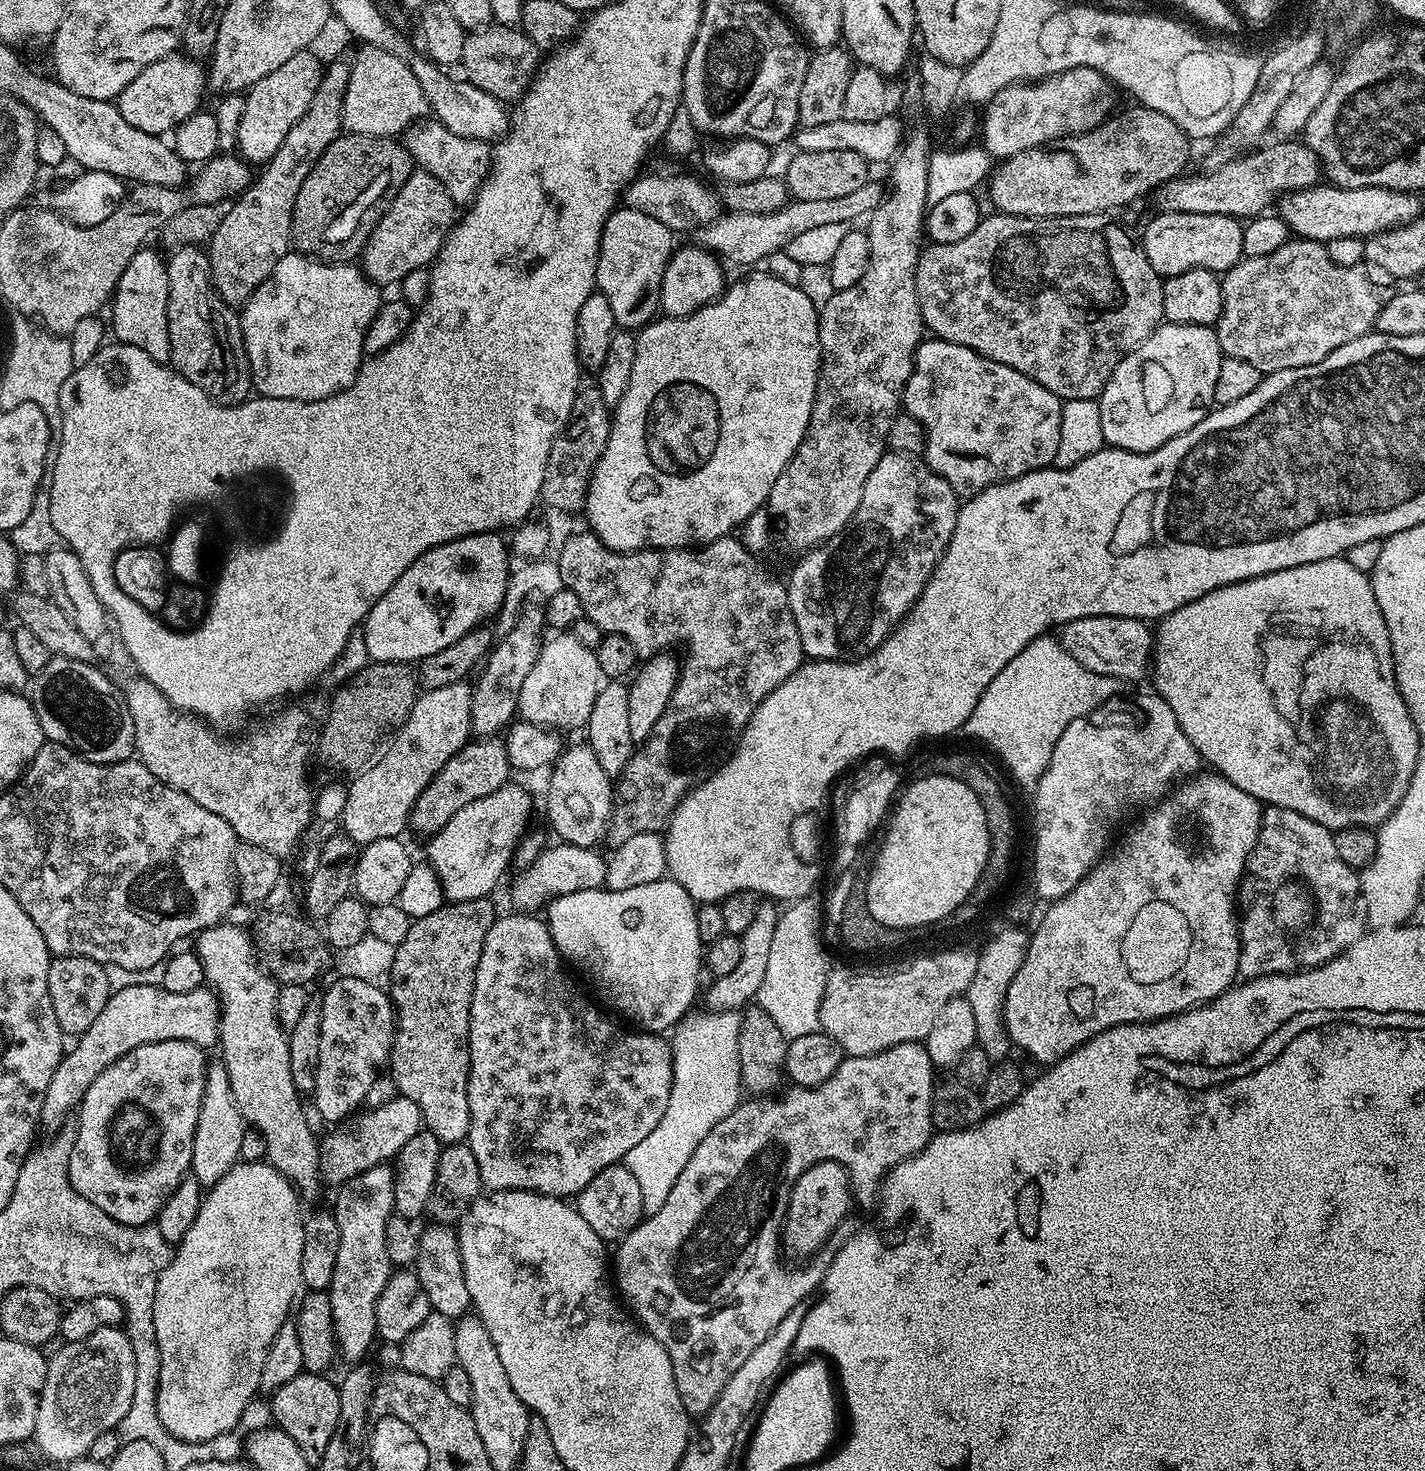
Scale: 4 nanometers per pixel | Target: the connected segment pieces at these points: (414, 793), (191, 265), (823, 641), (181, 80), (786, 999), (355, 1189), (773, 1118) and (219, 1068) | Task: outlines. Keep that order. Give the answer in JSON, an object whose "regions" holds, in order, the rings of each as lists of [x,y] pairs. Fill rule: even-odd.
{"regions":[[[[459,680],[450,686],[438,686],[421,691],[414,702],[414,710],[406,718],[406,722],[401,726],[400,733],[392,739],[384,755],[376,763],[371,764],[367,770],[351,777],[352,782],[347,785],[348,797],[342,817],[343,835],[349,836],[350,839],[358,846],[365,846],[378,839],[390,839],[399,837],[403,828],[409,827],[408,819],[412,813],[414,802],[422,790],[458,754],[464,749],[464,745],[469,743],[473,735],[472,723],[470,722],[470,706],[472,705],[471,683]]],[[[189,246],[186,248],[177,248],[167,257],[166,263],[168,265],[168,333],[170,334],[170,354],[172,359],[170,361],[171,367],[175,368],[180,375],[185,376],[188,381],[194,386],[198,386],[198,390],[202,390],[216,402],[236,402],[241,399],[240,391],[251,385],[252,382],[252,371],[248,368],[248,356],[244,352],[244,335],[240,333],[240,317],[234,311],[227,299],[221,296],[216,291],[215,286],[212,284],[212,267],[208,265],[208,258],[205,249],[200,246]]],[[[885,451],[878,466],[874,466],[874,470],[870,470],[870,478],[866,478],[866,490],[862,490],[862,502],[858,502],[858,510],[853,514],[850,523],[841,532],[830,537],[826,543],[819,544],[817,548],[809,548],[797,559],[800,561],[793,566],[792,573],[786,576],[790,610],[794,614],[794,622],[798,626],[798,634],[802,638],[805,657],[812,660],[843,660],[859,658],[873,652],[891,634],[892,629],[912,611],[954,534],[954,522],[958,522],[960,505],[961,501],[958,499],[956,491],[950,486],[950,482],[946,482],[946,478],[933,472],[923,459],[908,456],[904,452]]],[[[173,54],[146,66],[146,70],[142,70],[142,74],[138,74],[138,78],[134,78],[134,82],[120,92],[115,105],[135,129],[163,137],[198,111],[204,92],[205,65],[187,54]]],[[[815,895],[791,901],[779,913],[774,926],[774,943],[770,946],[770,963],[766,978],[758,990],[755,1003],[777,1024],[778,1030],[789,1040],[802,1038],[802,1034],[821,1031],[820,999],[830,971],[828,956],[822,939],[822,904]]],[[[389,1165],[372,1167],[341,1185],[332,1206],[339,1224],[339,1244],[328,1293],[334,1311],[337,1347],[350,1364],[363,1361],[377,1337],[376,1304],[392,1273],[386,1251],[386,1224],[395,1211],[395,1185],[395,1171]]],[[[906,1042],[898,1046],[890,1046],[878,1054],[870,1054],[869,1056],[845,1055],[843,1062],[838,1066],[838,1070],[834,1070],[834,1074],[830,1074],[830,1078],[826,1078],[826,1082],[822,1082],[813,1088],[792,1086],[789,1087],[789,1092],[781,1091],[771,1098],[745,1099],[730,1115],[722,1118],[722,1122],[718,1122],[718,1126],[714,1126],[714,1130],[710,1130],[710,1134],[706,1134],[706,1138],[702,1138],[702,1142],[698,1142],[698,1150],[694,1150],[694,1154],[690,1154],[690,1162],[686,1162],[682,1174],[678,1174],[678,1182],[674,1182],[674,1190],[670,1190],[666,1202],[662,1202],[662,1206],[658,1206],[658,1210],[649,1212],[643,1217],[643,1227],[656,1228],[657,1233],[640,1232],[641,1230],[631,1231],[626,1233],[623,1240],[615,1245],[615,1287],[616,1284],[620,1287],[621,1293],[619,1292],[619,1295],[622,1300],[622,1295],[624,1295],[625,1300],[623,1300],[623,1303],[627,1305],[630,1312],[630,1307],[632,1307],[633,1313],[631,1312],[631,1315],[639,1321],[644,1331],[649,1332],[658,1342],[662,1342],[666,1354],[670,1354],[670,1366],[674,1366],[674,1382],[678,1382],[678,1394],[682,1398],[682,1406],[688,1411],[689,1417],[703,1418],[707,1416],[716,1399],[722,1394],[723,1388],[730,1381],[731,1376],[742,1366],[746,1358],[755,1353],[758,1346],[761,1346],[770,1337],[770,1334],[793,1310],[801,1307],[807,1301],[804,1299],[812,1291],[815,1293],[823,1285],[824,1272],[816,1264],[809,1263],[804,1266],[809,1266],[809,1268],[804,1268],[801,1272],[787,1272],[784,1269],[782,1229],[784,1227],[784,1216],[788,1213],[788,1199],[792,1193],[794,1182],[798,1182],[798,1178],[810,1166],[814,1166],[823,1160],[833,1160],[847,1170],[848,1176],[852,1180],[855,1203],[859,1207],[860,1204],[864,1208],[870,1207],[871,1204],[873,1207],[878,1200],[880,1185],[888,1173],[897,1168],[903,1160],[909,1160],[912,1156],[917,1156],[934,1135],[932,1126],[934,1079],[932,1080],[932,1072],[934,1073],[934,1065],[923,1043]],[[659,1235],[668,1239],[668,1245],[665,1248],[660,1248]]],[[[209,1063],[204,1097],[198,1114],[198,1126],[194,1130],[190,1169],[201,1189],[207,1190],[217,1184],[238,1163],[245,1131],[244,1116],[238,1110],[238,1102],[230,1090],[230,1078],[223,1063]]]]}

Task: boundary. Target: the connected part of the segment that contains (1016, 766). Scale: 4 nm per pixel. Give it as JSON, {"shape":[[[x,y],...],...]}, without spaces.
{"shape":[[[1045,634],[1031,640],[1026,650],[1022,650],[1022,654],[1010,658],[1002,674],[998,674],[998,678],[994,678],[994,682],[986,686],[982,698],[978,698],[978,706],[974,706],[974,714],[970,714],[970,718],[965,722],[963,731],[969,732],[974,739],[989,744],[1000,755],[1000,760],[1008,767],[1009,774],[1022,787],[1031,789],[1042,778],[1050,762],[1050,754],[1054,754],[1054,746],[1058,738],[1062,738],[1066,726],[1070,726],[1070,722],[1075,720],[1091,717],[1092,711],[1102,707],[1107,700],[1114,699],[1120,688],[1121,681],[1102,674],[1094,674],[1094,670],[1086,670],[1086,666],[1070,658],[1070,654],[1062,647],[1059,639]]]}

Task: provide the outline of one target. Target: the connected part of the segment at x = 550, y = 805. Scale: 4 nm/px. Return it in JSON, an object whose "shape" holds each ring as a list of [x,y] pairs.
{"shape":[[[587,742],[572,744],[561,751],[560,756],[552,765],[548,776],[548,797],[544,800],[544,812],[548,815],[548,824],[556,835],[557,841],[569,844],[570,846],[582,846],[583,848],[596,848],[599,840],[605,839],[609,823],[612,819],[612,793],[614,791],[613,777],[602,770],[598,763],[598,757],[594,750],[590,750]]]}

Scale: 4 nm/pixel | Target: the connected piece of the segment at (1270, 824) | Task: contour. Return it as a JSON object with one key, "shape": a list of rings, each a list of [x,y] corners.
{"shape":[[[1285,808],[1263,809],[1258,838],[1244,867],[1238,889],[1240,970],[1244,978],[1307,972],[1341,956],[1369,927],[1357,869],[1346,866],[1334,846],[1334,835],[1318,822]]]}

